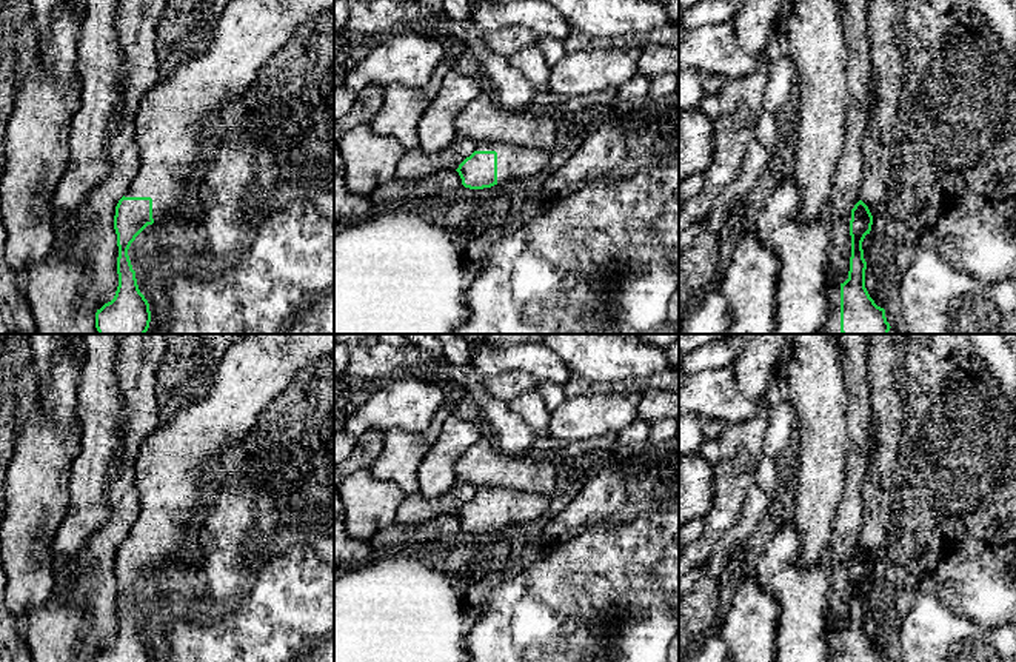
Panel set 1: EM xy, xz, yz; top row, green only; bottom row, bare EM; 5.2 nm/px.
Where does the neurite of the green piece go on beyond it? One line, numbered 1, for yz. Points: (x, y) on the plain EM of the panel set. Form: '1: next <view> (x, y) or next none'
1: next yz (832, 631)

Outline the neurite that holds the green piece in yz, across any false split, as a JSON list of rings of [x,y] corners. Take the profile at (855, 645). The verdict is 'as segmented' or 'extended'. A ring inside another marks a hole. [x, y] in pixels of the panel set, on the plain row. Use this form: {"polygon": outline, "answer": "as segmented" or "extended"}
{"polygon": [[[859,545],[851,554],[850,580],[851,602],[848,624],[844,628],[834,625],[831,610],[827,611],[825,640],[828,645],[828,662],[885,662],[885,654],[877,651],[865,633],[867,607],[862,587],[870,579],[873,560],[868,551]]], "answer": "extended"}

